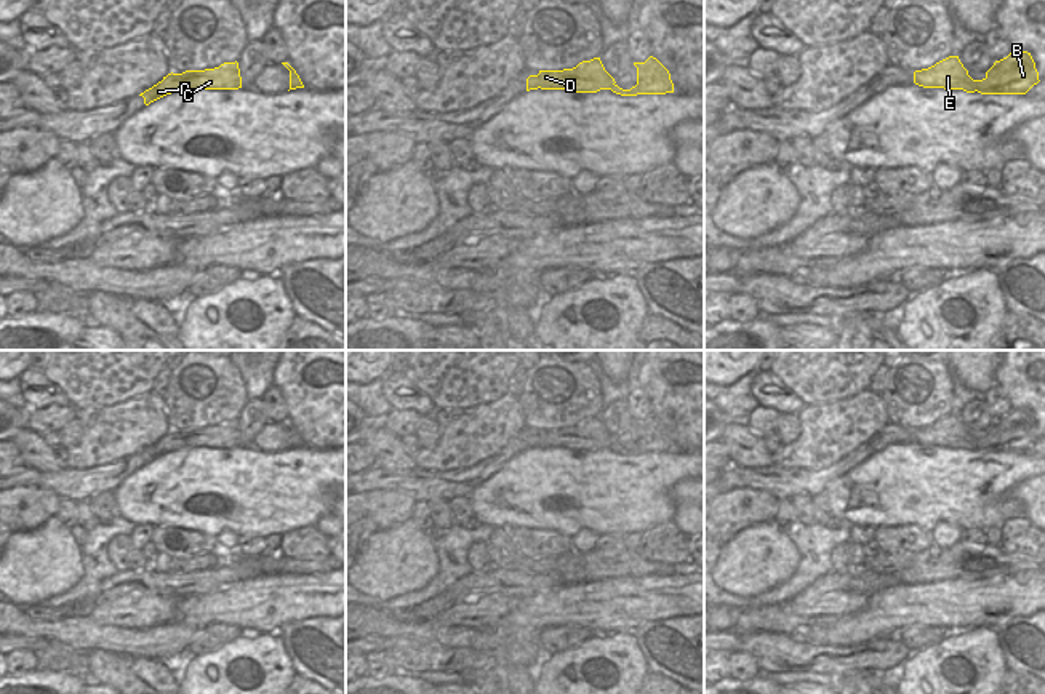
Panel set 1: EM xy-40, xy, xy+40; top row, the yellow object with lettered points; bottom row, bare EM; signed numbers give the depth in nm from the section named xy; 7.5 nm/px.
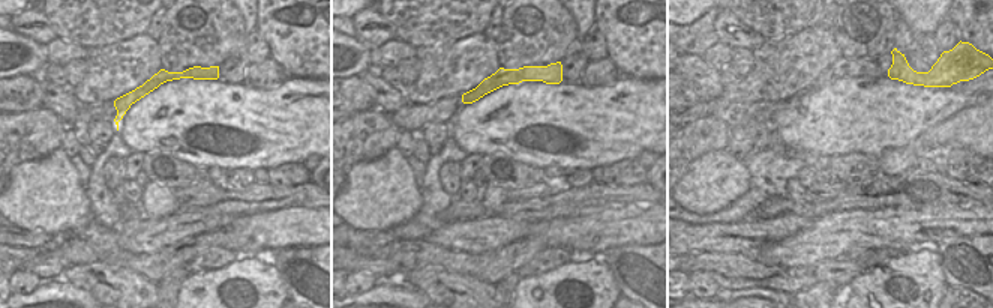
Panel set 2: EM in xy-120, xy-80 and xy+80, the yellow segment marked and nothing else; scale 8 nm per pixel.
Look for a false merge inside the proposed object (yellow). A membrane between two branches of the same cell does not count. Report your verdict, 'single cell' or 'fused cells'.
single cell

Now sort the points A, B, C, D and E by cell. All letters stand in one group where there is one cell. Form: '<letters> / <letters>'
A B C D E

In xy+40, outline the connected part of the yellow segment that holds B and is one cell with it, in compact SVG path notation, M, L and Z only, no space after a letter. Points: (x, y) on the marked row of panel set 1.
M1011 51L1007 58L995 61L983 80L973 80L959 56L949 56L928 69L914 72L914 83L923 88L981 94L1026 94L1039 82L1035 62L1027 51Z

